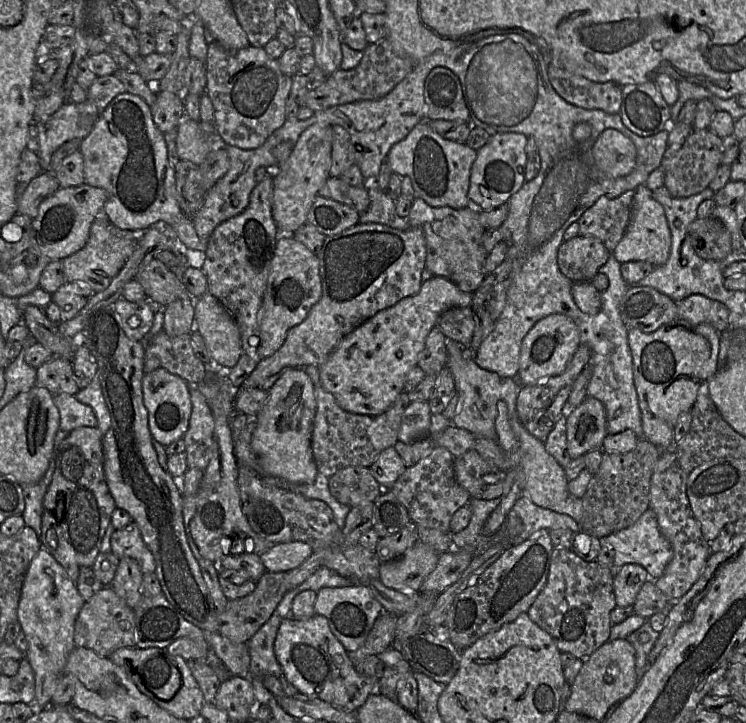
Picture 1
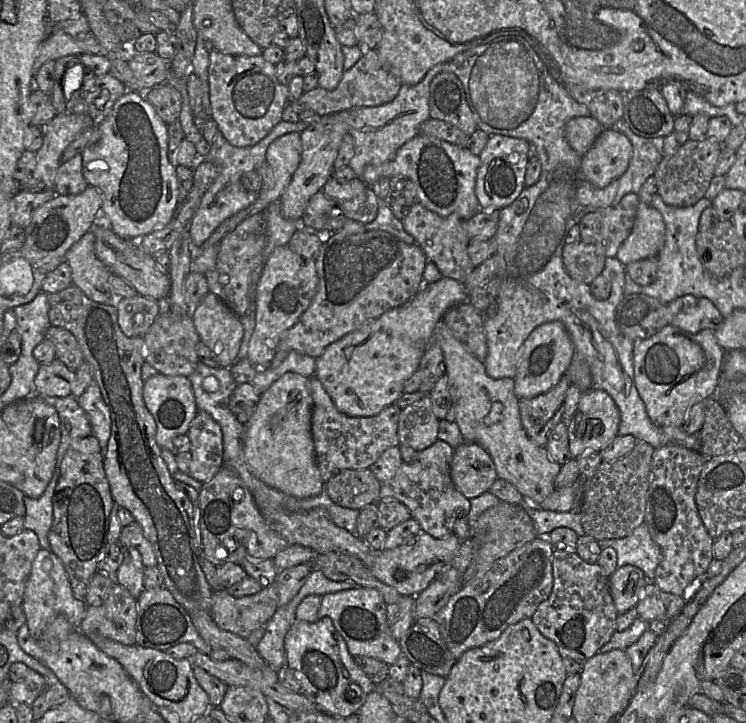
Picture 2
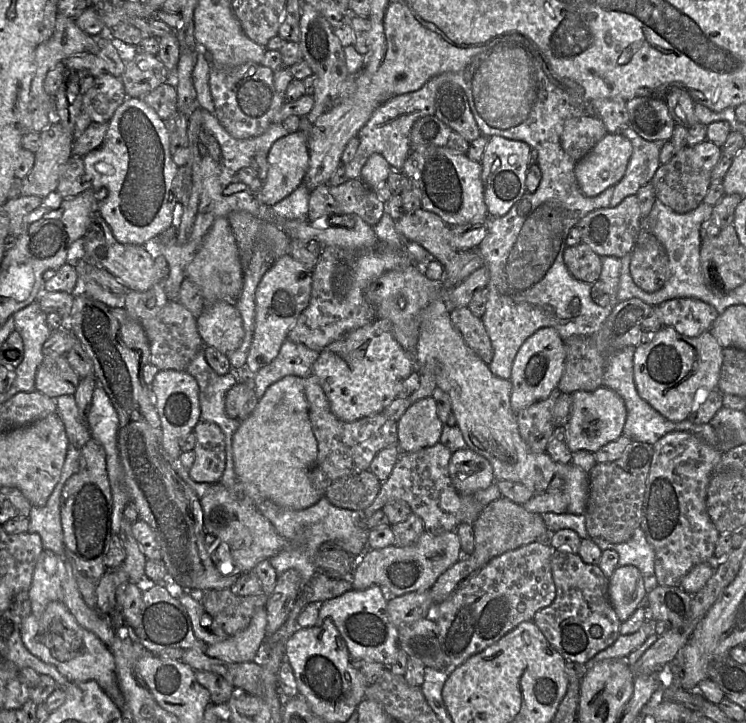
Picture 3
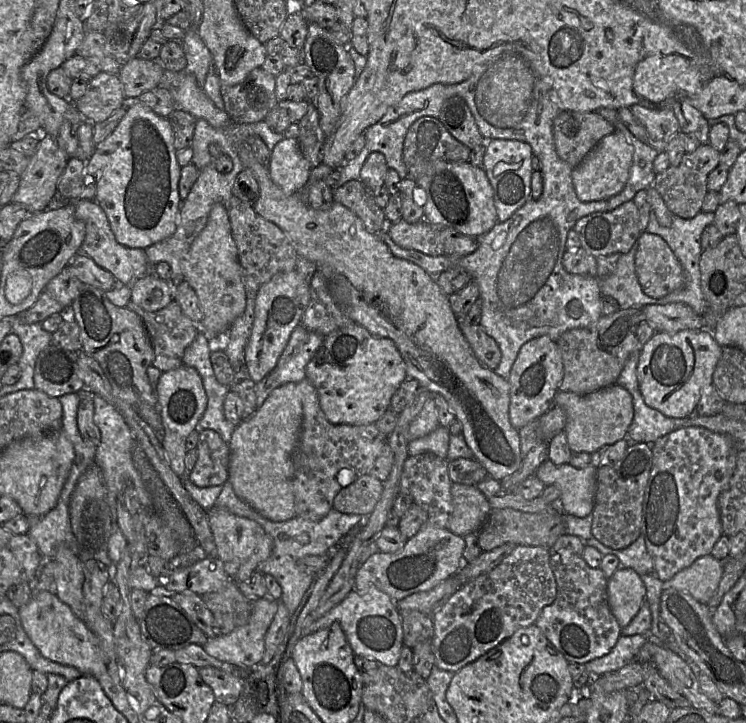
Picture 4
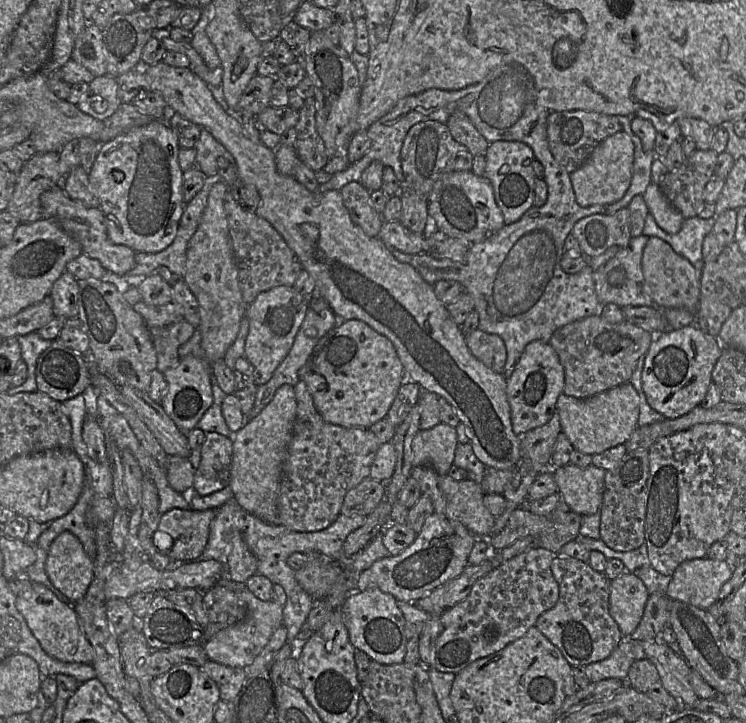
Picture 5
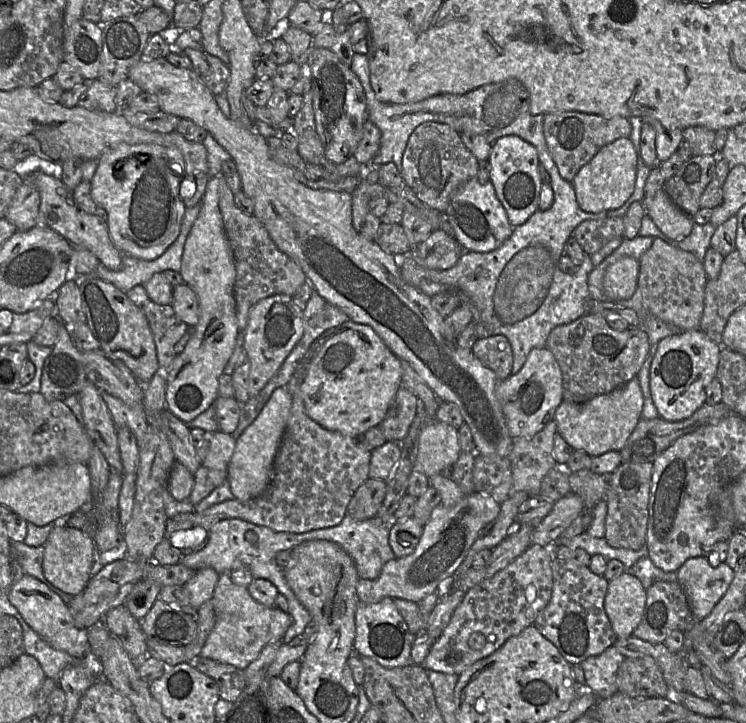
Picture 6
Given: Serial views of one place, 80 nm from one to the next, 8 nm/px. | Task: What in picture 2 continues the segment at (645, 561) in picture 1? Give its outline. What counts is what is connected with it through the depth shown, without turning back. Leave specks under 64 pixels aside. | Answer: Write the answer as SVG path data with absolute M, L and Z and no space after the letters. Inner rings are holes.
M644 522L623 538L598 540L598 544L601 549L615 549L617 568L633 565L641 569L646 578L654 579L656 567L662 560L662 552Z

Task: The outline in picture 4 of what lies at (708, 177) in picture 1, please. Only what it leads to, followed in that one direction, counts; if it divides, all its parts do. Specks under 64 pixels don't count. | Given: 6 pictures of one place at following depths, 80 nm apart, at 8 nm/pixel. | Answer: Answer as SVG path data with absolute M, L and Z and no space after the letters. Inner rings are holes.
M710 144L700 145L693 153L686 153L679 165L670 165L664 172L656 174L652 186L661 195L672 214L683 219L691 219L701 212L702 204L709 191L708 176L719 165L719 161L719 151Z

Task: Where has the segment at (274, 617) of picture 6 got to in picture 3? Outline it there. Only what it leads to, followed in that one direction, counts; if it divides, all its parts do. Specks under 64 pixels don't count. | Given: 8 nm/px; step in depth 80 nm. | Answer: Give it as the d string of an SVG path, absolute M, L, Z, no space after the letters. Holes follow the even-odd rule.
M259 608L249 625L226 640L208 645L205 653L212 658L227 662L243 663L261 658L261 644L266 638L267 610Z

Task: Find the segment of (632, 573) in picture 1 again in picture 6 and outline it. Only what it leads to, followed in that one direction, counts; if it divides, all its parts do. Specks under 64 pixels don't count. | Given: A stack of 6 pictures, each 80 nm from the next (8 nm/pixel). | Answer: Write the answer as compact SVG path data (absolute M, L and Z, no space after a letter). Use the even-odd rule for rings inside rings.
M624 572L609 582L604 600L605 612L618 639L627 639L642 620L646 590L640 580Z

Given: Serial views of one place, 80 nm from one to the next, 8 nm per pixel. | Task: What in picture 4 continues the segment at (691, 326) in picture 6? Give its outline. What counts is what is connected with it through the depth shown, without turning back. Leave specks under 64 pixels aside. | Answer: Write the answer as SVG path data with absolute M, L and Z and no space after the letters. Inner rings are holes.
M645 231L637 245L635 271L647 296L662 298L683 287L683 267L663 238Z

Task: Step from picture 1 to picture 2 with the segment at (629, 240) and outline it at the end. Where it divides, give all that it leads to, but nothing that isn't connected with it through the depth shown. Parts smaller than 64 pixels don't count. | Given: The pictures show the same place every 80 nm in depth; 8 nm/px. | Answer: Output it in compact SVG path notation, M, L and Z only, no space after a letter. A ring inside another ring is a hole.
M639 202L630 235L619 247L616 258L622 264L657 256L665 242L665 224L661 213L651 204Z

